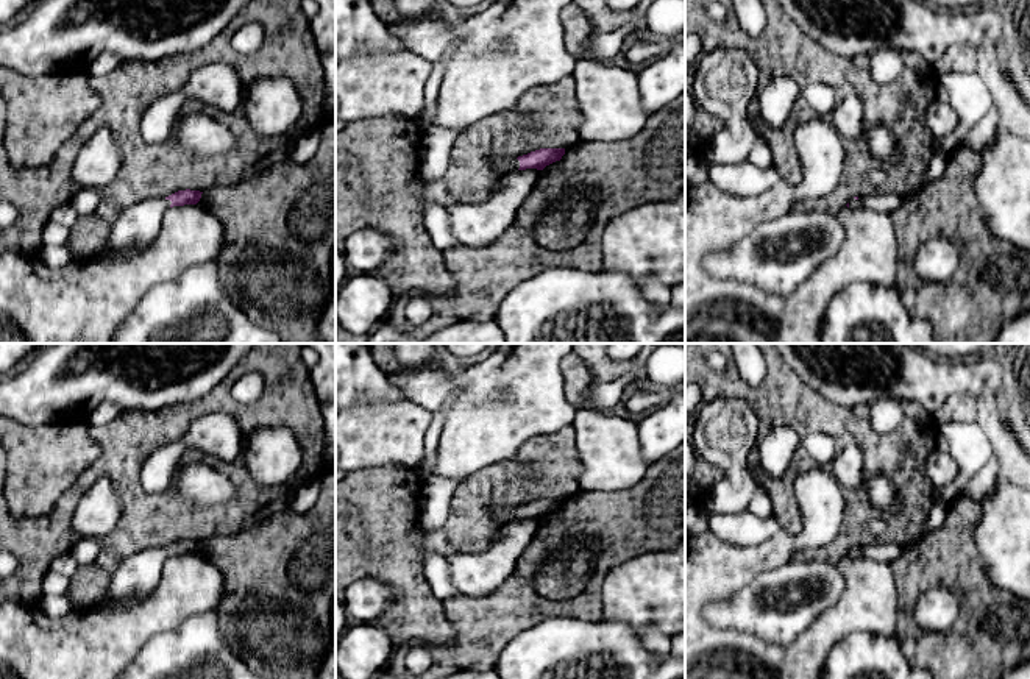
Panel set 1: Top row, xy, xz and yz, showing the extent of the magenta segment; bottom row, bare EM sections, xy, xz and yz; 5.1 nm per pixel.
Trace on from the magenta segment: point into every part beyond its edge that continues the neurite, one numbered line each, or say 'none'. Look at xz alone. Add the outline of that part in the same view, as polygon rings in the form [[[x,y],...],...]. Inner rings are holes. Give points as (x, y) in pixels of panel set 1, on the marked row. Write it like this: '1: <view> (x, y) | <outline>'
1: xz (500, 164) | [[[501,156],[490,158],[492,167],[499,173],[510,173],[520,169],[518,159],[507,159]]]

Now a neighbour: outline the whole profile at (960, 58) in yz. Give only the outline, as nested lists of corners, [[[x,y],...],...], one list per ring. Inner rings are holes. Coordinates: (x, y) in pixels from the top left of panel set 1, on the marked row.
[[[954,44],[944,52],[939,61],[933,64],[933,67],[939,76],[946,73],[977,73],[977,48],[971,44]]]

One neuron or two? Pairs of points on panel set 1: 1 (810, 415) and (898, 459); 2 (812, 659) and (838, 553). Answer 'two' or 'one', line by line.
1: one
2: two

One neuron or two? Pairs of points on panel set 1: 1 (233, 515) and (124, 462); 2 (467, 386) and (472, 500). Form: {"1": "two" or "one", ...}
{"1": "one", "2": "two"}

